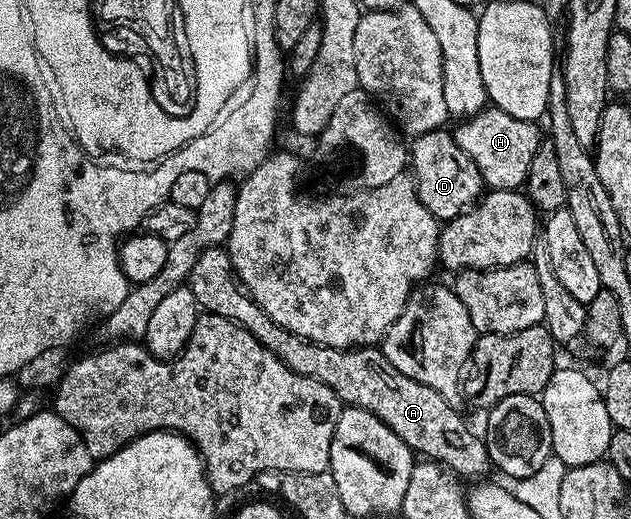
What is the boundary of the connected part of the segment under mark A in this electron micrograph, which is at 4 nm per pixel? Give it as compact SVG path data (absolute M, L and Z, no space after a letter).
M224 247L208 248L199 254L189 274L187 287L191 294L195 294L198 309L243 326L243 330L267 346L267 350L271 350L271 354L280 358L288 368L331 386L342 405L362 408L378 416L387 427L395 430L395 434L399 434L399 438L403 438L403 442L418 457L444 464L450 472L461 478L467 476L471 482L488 477L485 475L491 472L491 465L484 439L465 425L464 418L453 409L456 407L451 401L443 398L443 394L395 370L395 366L391 366L391 362L387 362L381 353L380 347L328 348L312 344L279 326L235 279L229 253Z

